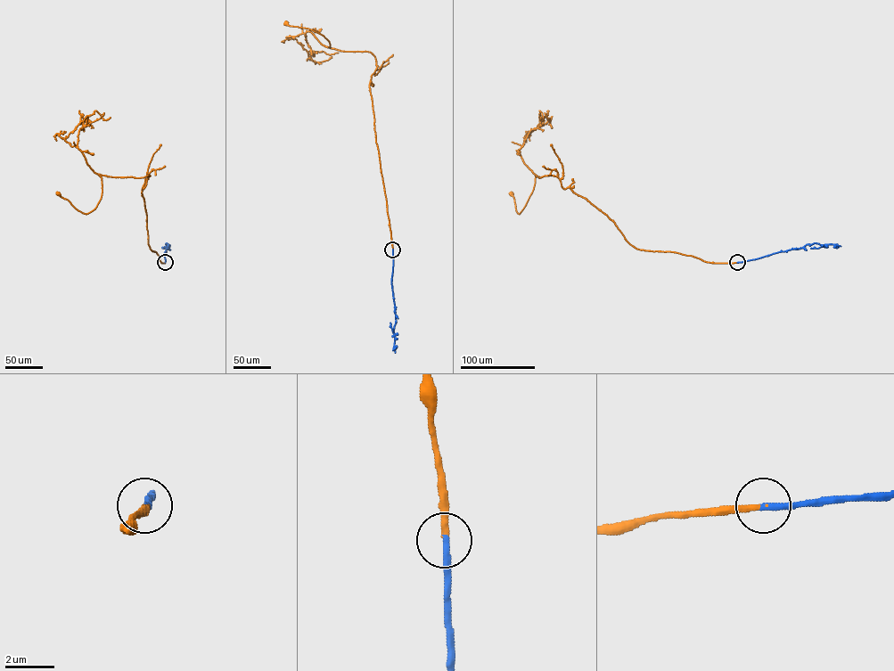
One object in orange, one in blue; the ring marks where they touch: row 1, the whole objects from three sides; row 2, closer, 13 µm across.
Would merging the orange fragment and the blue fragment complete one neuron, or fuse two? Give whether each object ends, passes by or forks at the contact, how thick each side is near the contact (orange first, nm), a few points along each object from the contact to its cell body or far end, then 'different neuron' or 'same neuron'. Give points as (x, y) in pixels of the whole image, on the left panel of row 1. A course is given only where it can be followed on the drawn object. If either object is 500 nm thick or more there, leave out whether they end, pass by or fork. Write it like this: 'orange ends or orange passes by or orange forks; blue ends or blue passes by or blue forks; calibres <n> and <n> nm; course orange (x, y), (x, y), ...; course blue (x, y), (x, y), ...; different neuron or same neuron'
orange ends; blue ends; calibres 240 and 280 nm; course orange (165, 262), (148, 244), (142, 193), (149, 175), (98, 174), (102, 196), (87, 213), (58, 194); course blue (165, 262), (167, 242), (168, 246), (165, 247); same neuron

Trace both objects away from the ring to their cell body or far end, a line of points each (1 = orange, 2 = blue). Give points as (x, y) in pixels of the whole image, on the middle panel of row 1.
1: (392, 249), (369, 86), (377, 67), (374, 56), (367, 52), (328, 47), (329, 42), (320, 34), (286, 23)
2: (392, 249), (391, 284), (396, 318), (393, 348), (397, 347), (393, 350)

